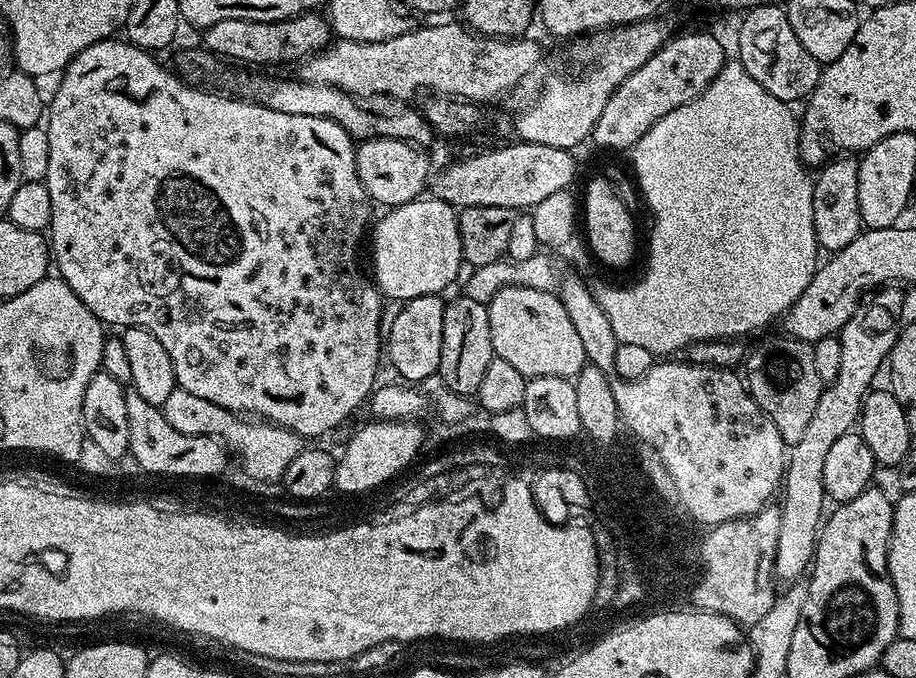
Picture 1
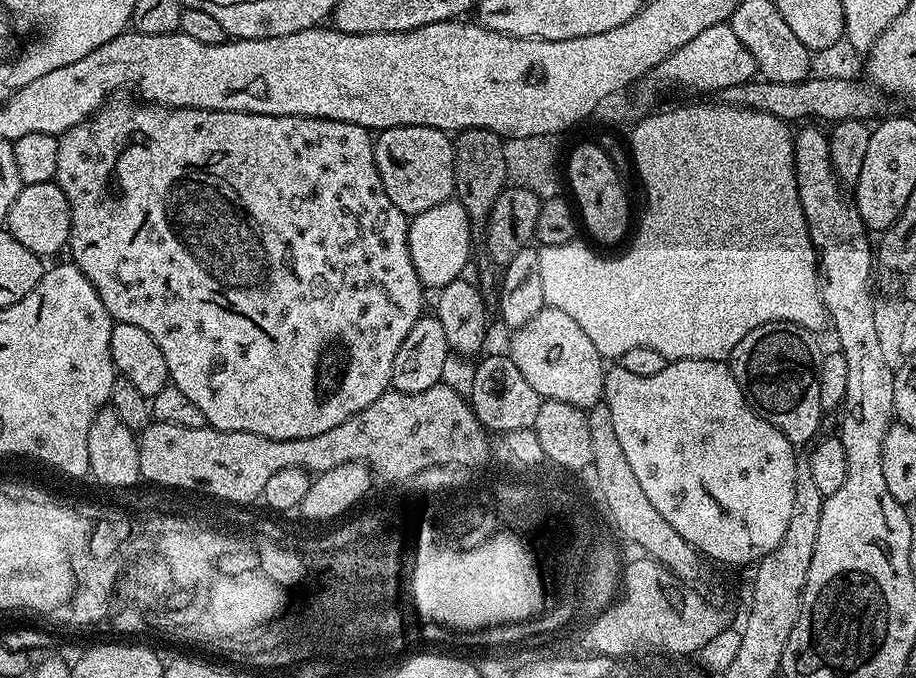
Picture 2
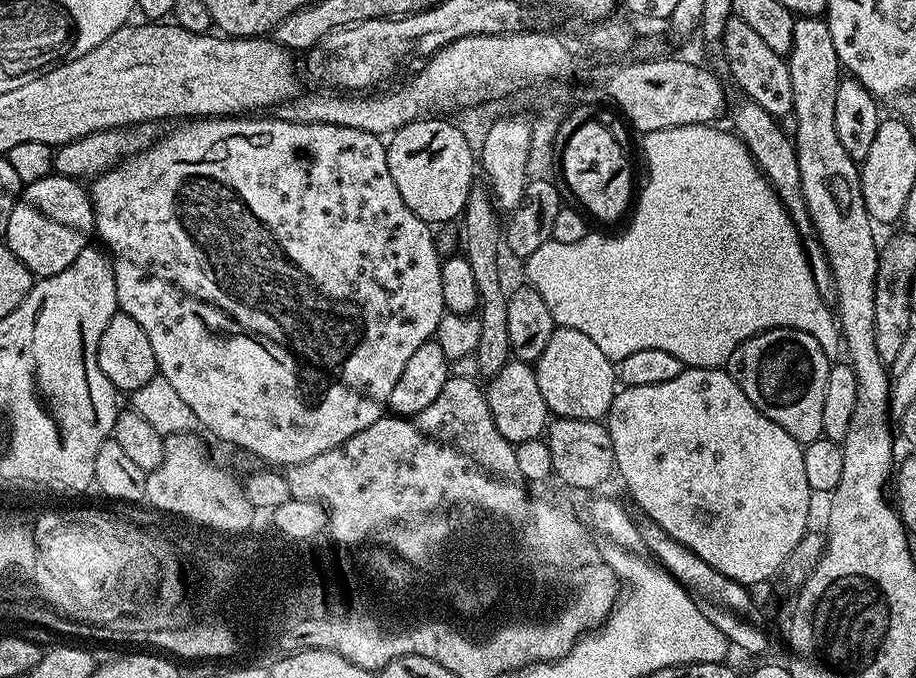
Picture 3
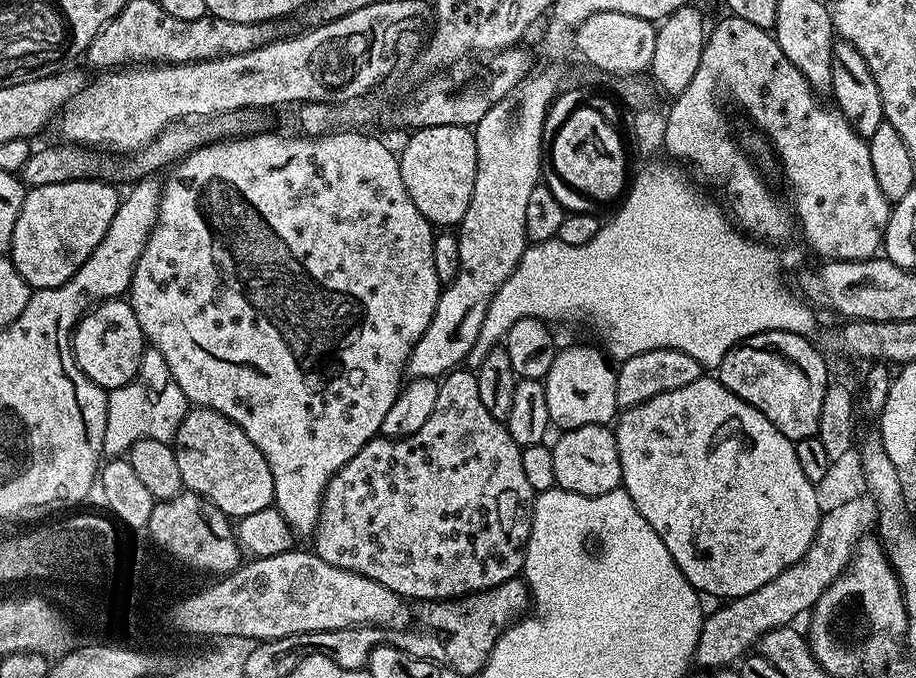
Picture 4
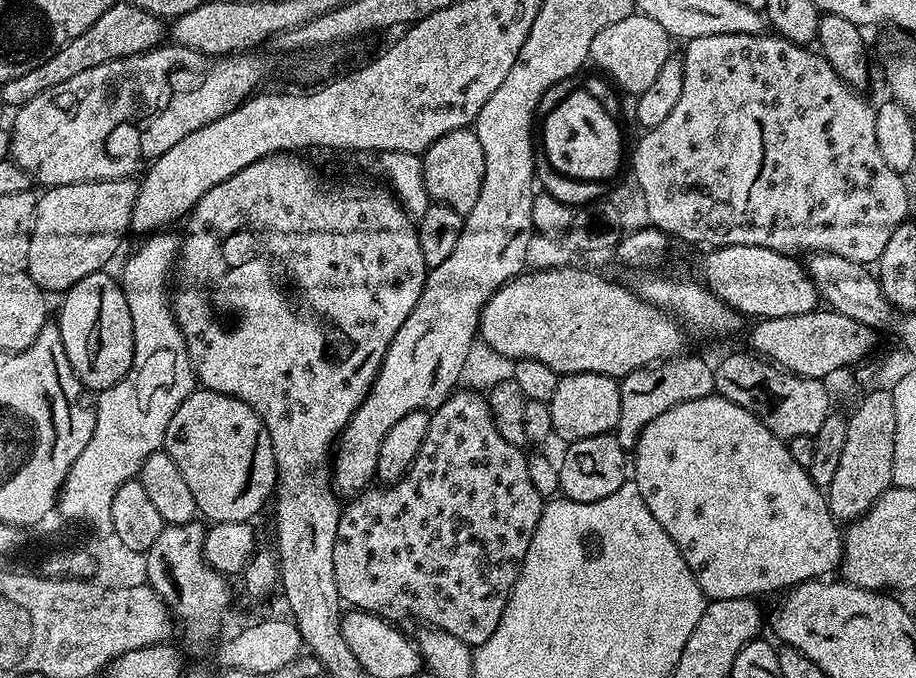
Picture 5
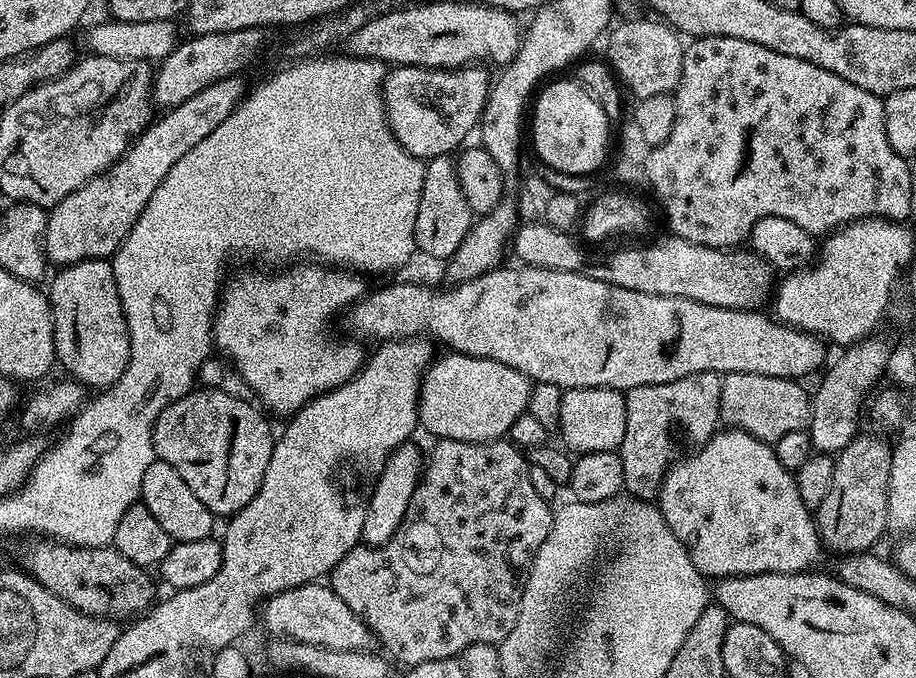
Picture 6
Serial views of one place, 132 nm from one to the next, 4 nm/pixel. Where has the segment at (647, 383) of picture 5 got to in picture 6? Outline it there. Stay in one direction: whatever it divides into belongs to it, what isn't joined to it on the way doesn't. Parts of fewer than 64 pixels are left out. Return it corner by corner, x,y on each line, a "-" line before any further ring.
699,372
674,382
629,388
624,401
626,438
622,438
618,449
624,471
623,491
639,500
652,502
659,497
664,475
681,453
701,448
716,435
721,423
720,376
714,372

